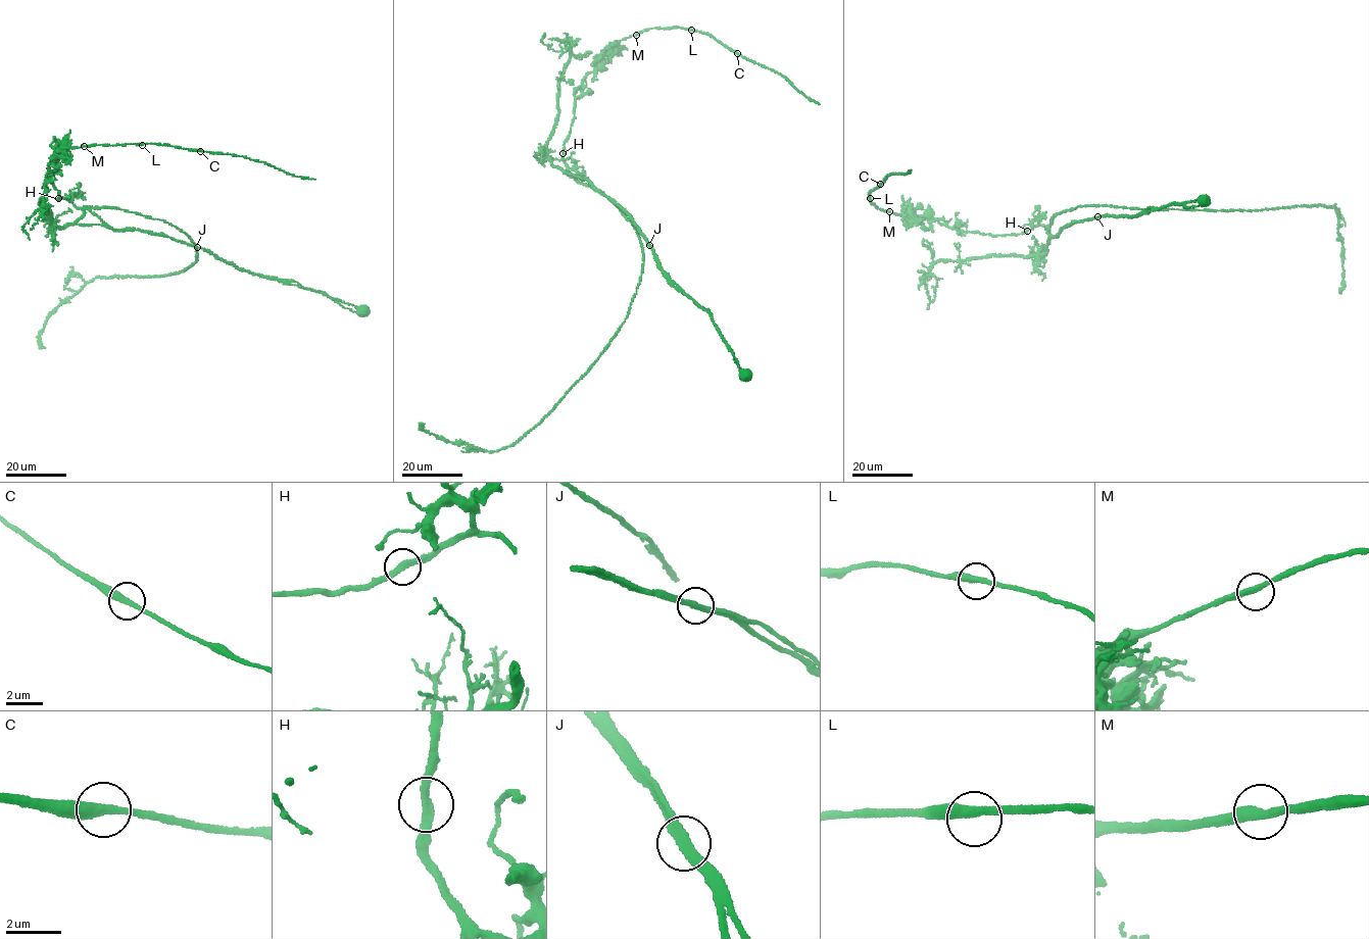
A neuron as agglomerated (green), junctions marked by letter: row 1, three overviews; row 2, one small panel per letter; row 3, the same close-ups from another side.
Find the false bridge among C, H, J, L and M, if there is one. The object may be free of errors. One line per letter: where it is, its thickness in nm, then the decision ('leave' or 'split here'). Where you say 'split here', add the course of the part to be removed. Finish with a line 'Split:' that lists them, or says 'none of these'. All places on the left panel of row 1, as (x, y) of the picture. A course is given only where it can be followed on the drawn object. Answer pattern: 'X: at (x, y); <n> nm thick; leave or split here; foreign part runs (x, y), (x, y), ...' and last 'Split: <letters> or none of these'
C: at (200, 151); 360 nm thick; leave
H: at (58, 198); 320 nm thick; leave
J: at (197, 247); 360 nm thick; split here; foreign part runs (197, 247), (112, 229), (58, 200), (46, 178), (55, 154), (154, 143), (244, 156), (314, 180)
L: at (142, 145); 320 nm thick; leave
M: at (84, 146); 320 nm thick; leave
Split: J

